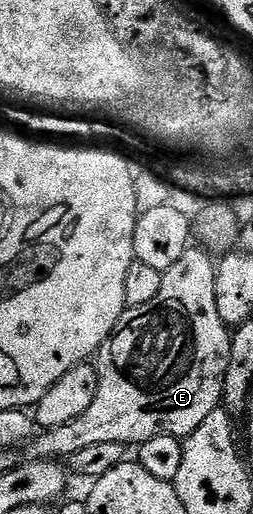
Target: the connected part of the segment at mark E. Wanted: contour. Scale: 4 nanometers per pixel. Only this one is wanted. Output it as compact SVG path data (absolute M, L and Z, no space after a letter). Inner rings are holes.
M190 246L174 266L163 273L162 290L158 298L150 302L125 307L120 320L114 326L112 335L98 353L95 361L98 378L98 394L90 410L62 426L37 435L34 440L35 452L44 458L60 458L60 448L68 448L68 458L75 457L72 448L80 444L95 445L92 440L118 442L125 446L139 446L155 436L188 437L206 418L221 407L224 399L226 366L230 366L230 342L232 332L224 324L215 297L215 276L217 261L211 252L200 246Z

